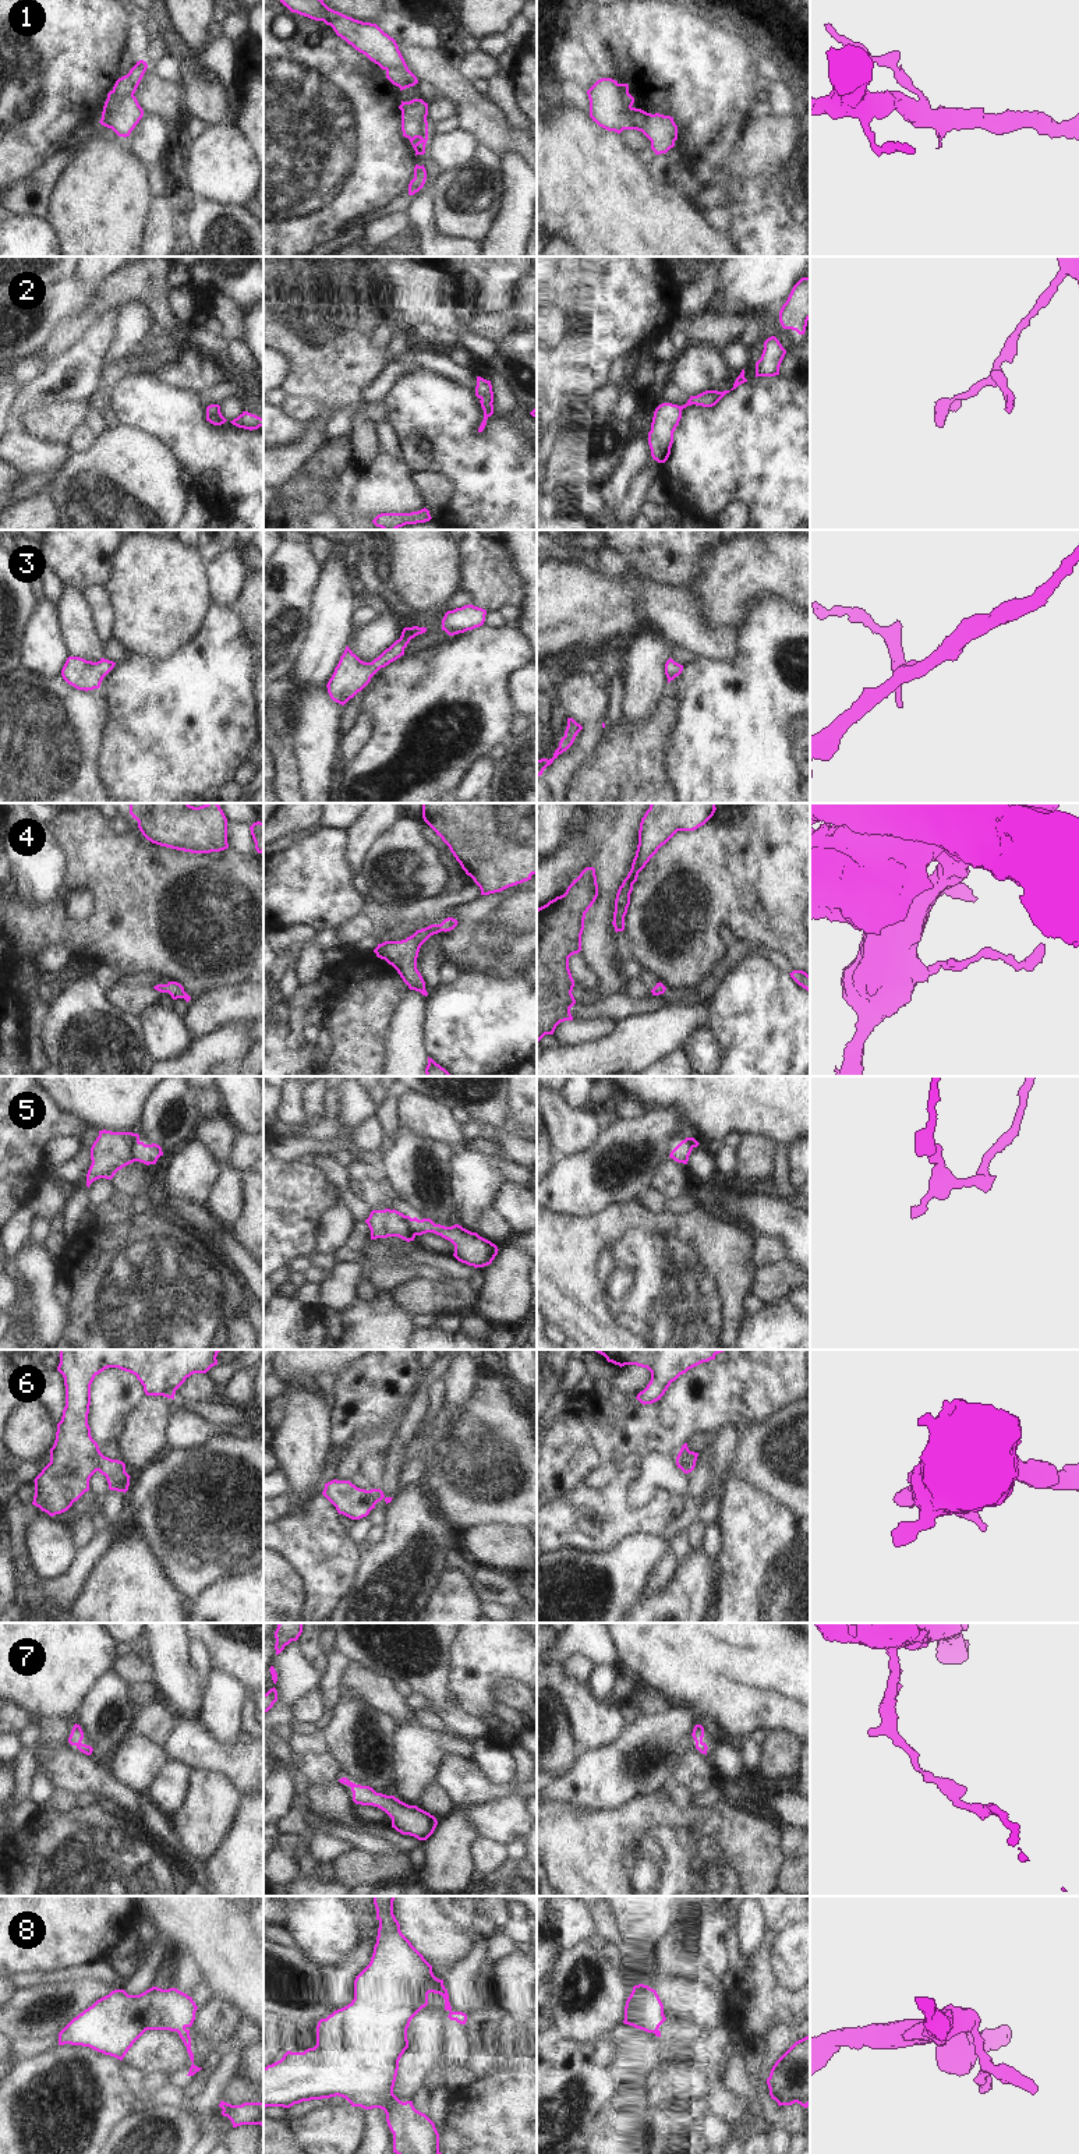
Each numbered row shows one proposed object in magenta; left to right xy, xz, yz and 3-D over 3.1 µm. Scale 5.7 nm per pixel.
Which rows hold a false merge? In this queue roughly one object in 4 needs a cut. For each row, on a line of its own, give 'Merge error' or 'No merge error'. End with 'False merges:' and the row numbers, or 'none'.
1: Merge error
2: No merge error
3: No merge error
4: No merge error
5: Merge error
6: Merge error
7: No merge error
8: No merge error
False merges: 1, 5, 6.

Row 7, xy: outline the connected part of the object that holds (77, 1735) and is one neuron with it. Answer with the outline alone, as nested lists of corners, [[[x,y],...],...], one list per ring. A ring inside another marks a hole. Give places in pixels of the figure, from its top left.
[[[75,1723],[71,1730],[71,1734],[68,1737],[68,1743],[71,1746],[75,1746],[81,1752],[91,1755],[93,1748],[91,1746],[82,1744],[81,1743],[82,1739],[84,1739],[84,1732],[82,1732],[81,1726]]]

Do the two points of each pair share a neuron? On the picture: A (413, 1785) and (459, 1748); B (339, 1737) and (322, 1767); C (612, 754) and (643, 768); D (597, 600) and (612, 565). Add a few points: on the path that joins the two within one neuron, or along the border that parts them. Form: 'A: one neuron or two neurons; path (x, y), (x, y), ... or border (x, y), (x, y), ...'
A: one neuron; path (420, 1772), (446, 1748)
B: two neurons; border (322, 1732), (347, 1776)
C: one neuron; path (619, 761), (626, 768), (636, 768)
D: two neurons; border (593, 569), (623, 576), (630, 583), (633, 594)

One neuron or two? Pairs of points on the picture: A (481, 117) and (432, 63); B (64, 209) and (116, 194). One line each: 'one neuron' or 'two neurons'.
A: one neuron
B: one neuron

